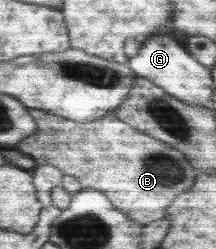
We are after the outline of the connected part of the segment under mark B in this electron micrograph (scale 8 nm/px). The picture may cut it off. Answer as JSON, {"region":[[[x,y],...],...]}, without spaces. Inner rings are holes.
{"region":[[[29,108],[29,113],[36,121],[36,130],[16,144],[16,148],[30,155],[38,165],[55,166],[63,175],[78,178],[84,189],[108,192],[111,203],[138,226],[164,219],[168,204],[190,190],[198,175],[179,150],[130,128],[113,114],[78,122],[33,108]]]}

